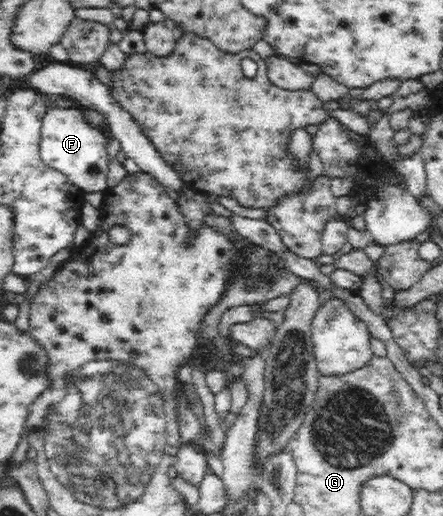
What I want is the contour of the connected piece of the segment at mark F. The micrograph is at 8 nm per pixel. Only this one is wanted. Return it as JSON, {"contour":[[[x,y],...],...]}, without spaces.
{"contour":[[[54,106],[46,110],[43,118],[41,159],[46,166],[60,171],[84,192],[106,191],[108,188],[108,138],[86,122],[83,112],[76,106]]]}

